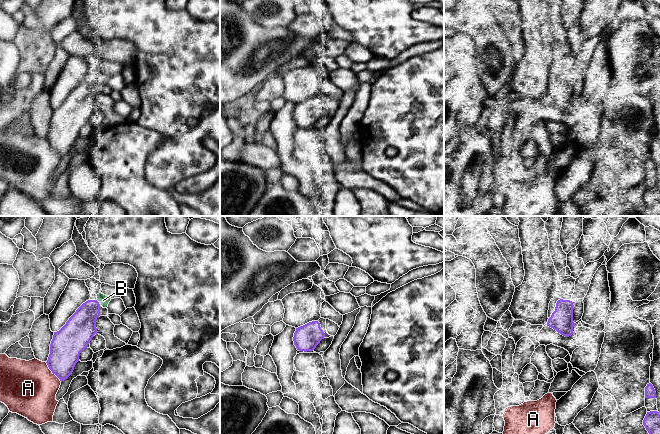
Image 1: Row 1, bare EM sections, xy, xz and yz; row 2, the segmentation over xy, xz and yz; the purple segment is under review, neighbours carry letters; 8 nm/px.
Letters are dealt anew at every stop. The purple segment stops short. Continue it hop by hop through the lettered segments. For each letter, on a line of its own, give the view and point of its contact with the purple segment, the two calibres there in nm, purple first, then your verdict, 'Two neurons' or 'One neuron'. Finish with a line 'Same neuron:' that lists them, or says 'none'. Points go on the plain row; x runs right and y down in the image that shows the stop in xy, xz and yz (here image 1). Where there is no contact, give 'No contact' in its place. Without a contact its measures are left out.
A: Touches purple at xy (52, 148). Thickness 260 nm (purple) against 440 nm. Two neurons
B: Touches purple at xy (98, 79). Thickness 240 nm (purple) against 90 nm. Two neurons
Same neuron: none

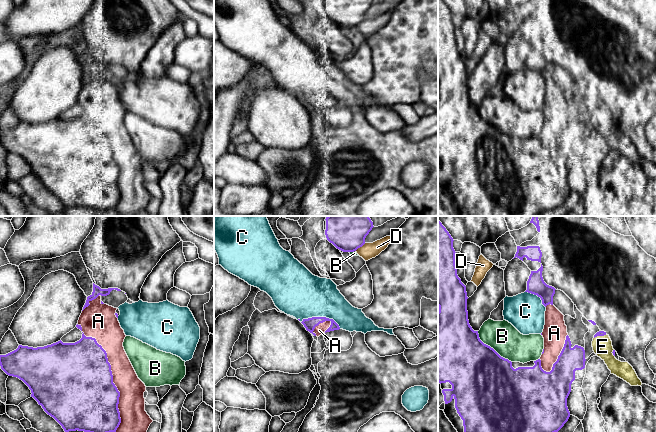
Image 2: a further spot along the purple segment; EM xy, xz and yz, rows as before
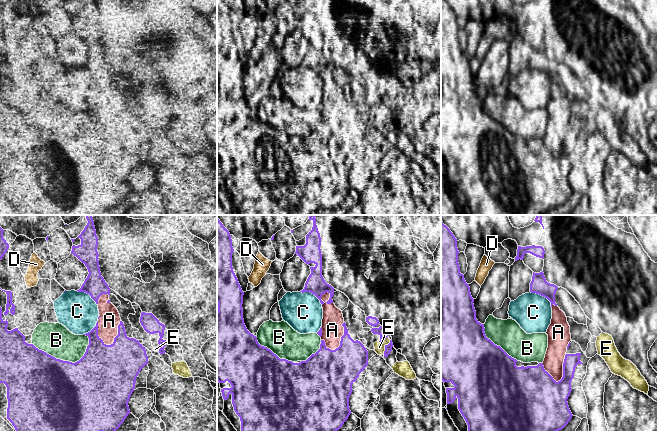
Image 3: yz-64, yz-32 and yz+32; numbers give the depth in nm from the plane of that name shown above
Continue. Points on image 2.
A: Touches purple at xy (112, 151). Thickness 500 nm (purple) against 200 nm. One neuron
B: Touches purple at yz (492, 124). Thickness 480 nm (purple) against 240 nm. Two neurons
C: Touches purple at xz (319, 93). Thickness 90 nm (purple) against 380 nm. Two neurons
D: Touches purple at xz (360, 22). Thickness 220 nm (purple) against 130 nm. Two neurons
E: Touches purple at yz (600, 111). Thickness 50 nm (purple) against 160 nm. Two neurons
Same neuron: A

